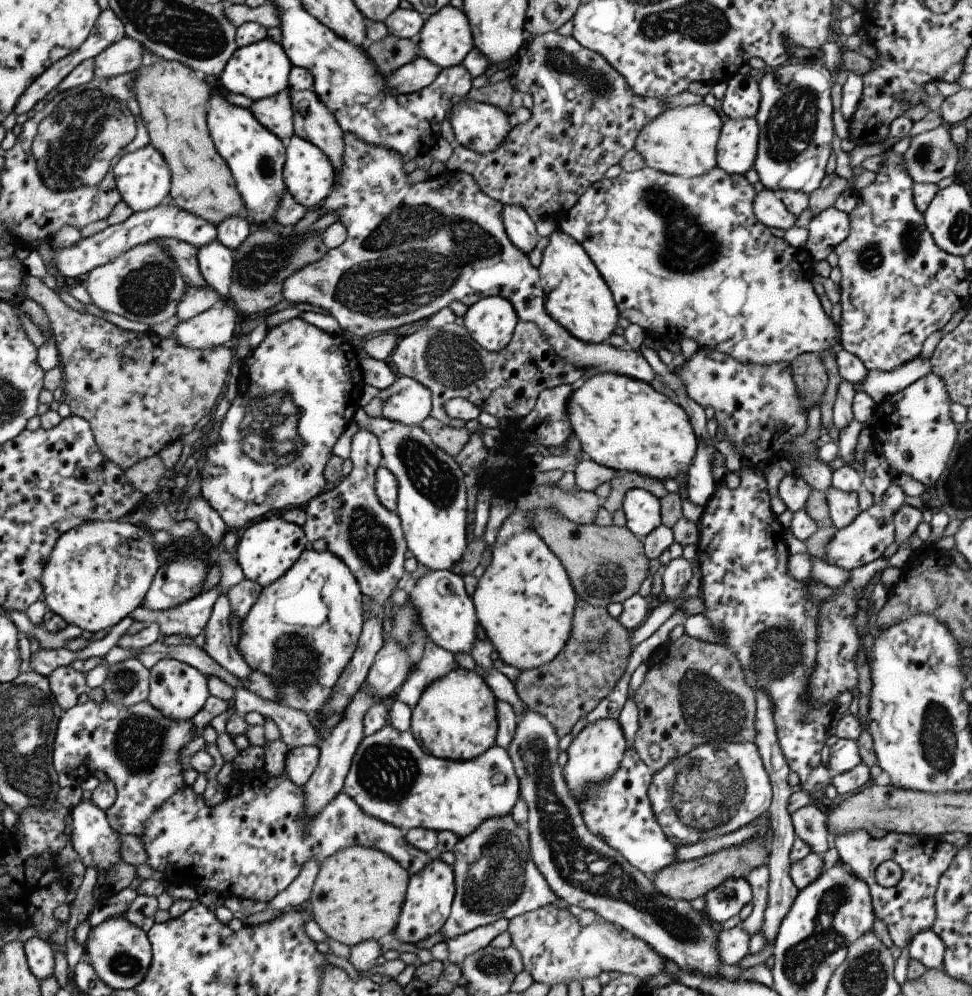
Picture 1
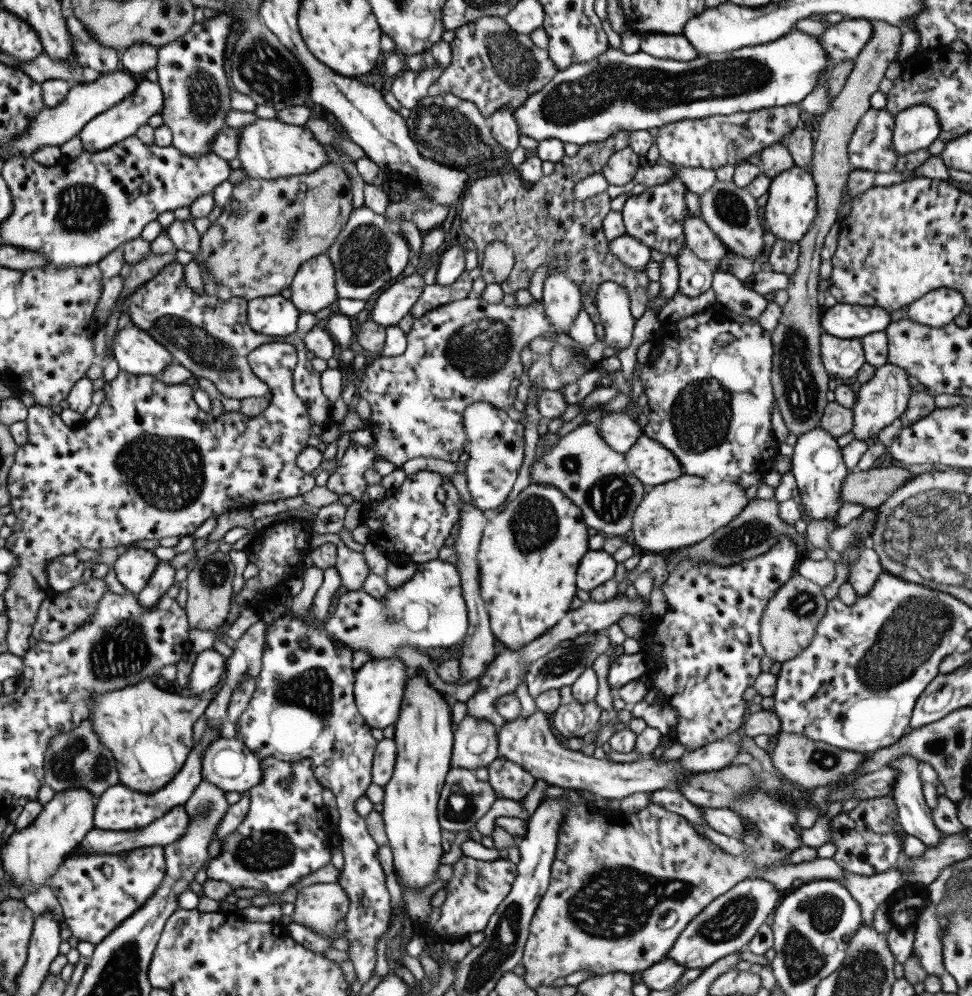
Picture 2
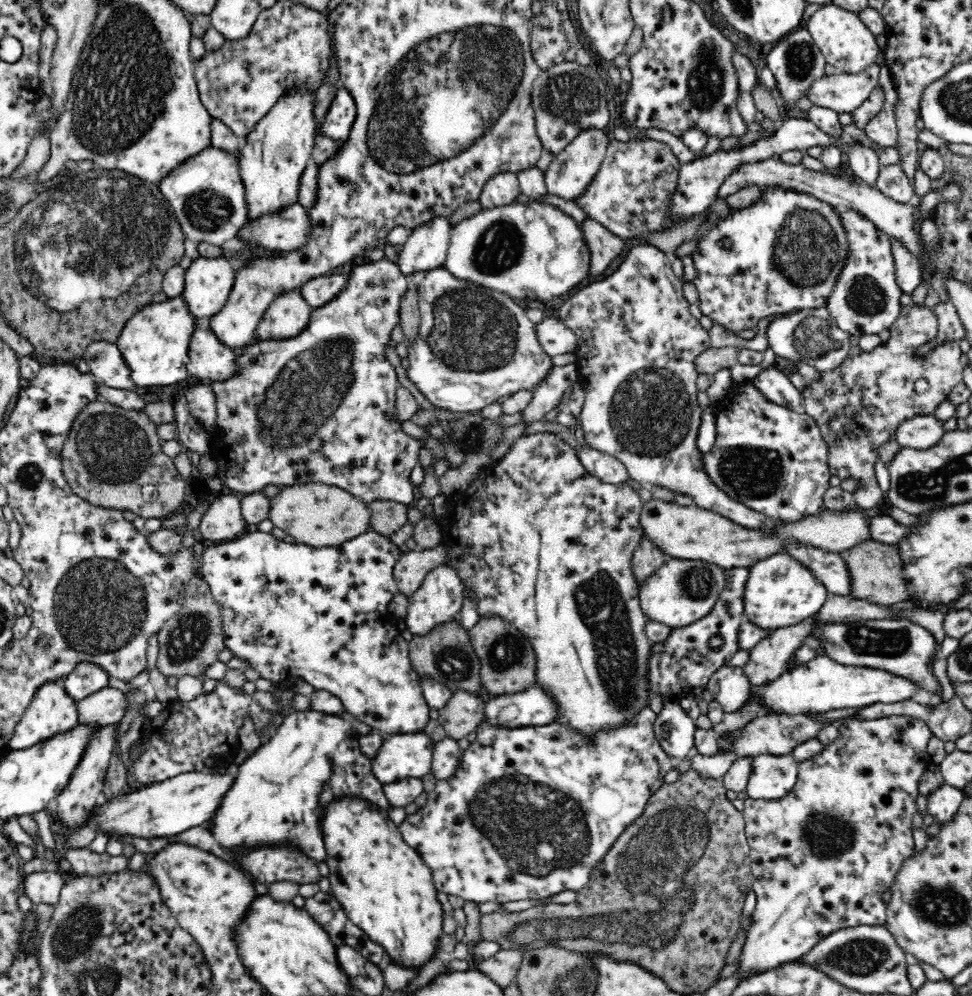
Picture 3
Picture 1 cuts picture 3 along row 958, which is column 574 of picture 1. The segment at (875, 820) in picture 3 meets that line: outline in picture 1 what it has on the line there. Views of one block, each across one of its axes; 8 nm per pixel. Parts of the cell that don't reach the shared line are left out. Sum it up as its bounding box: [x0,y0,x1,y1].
[562,719,626,807]

